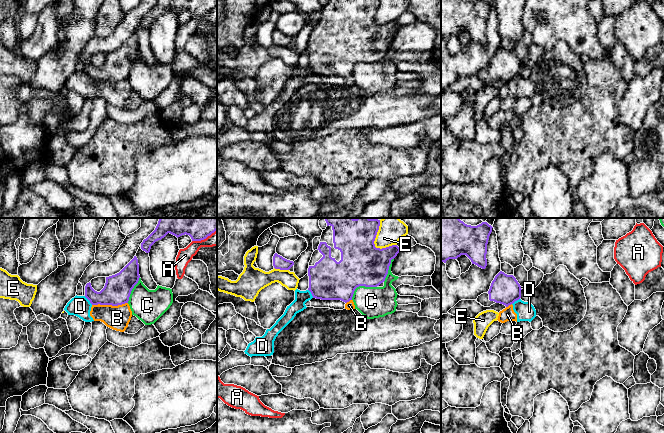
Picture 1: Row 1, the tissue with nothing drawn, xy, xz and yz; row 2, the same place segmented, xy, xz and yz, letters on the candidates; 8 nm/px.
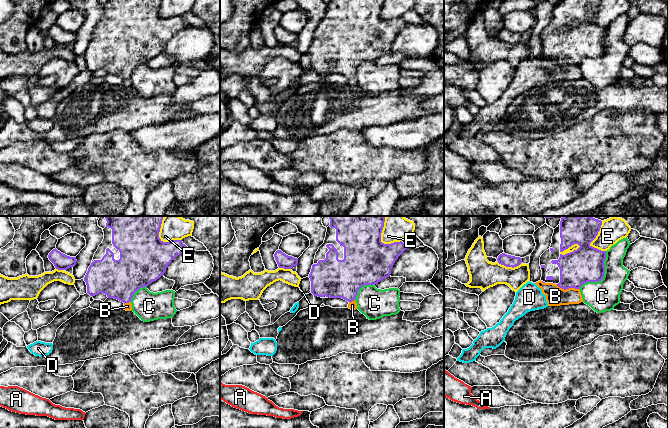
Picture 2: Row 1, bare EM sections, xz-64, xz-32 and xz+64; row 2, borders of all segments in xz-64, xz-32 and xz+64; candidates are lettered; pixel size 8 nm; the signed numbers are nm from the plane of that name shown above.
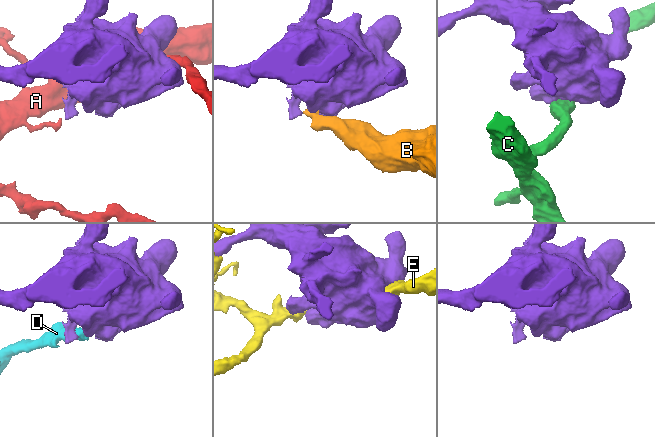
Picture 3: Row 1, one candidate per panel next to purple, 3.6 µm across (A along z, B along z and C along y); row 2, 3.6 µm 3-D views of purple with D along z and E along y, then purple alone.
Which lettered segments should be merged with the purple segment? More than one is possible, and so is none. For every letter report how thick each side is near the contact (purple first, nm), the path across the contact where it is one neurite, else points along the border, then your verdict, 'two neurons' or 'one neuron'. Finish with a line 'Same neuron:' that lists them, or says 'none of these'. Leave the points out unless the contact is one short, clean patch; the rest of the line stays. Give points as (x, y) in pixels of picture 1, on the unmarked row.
A: 140 nm thick on the purple side, 120 nm on the other; two neurons
B: 220 nm thick on the purple side, 190 nm on the other; two neurons
C: 360 nm thick on the purple side, 260 nm on the other; two neurons
D: 220 nm thick on the purple side, 170 nm on the other; border along xy (84, 72), (92, 80); two neurons
E: 360 nm thick on the purple side, 180 nm on the other; two neurons
Same neuron: none of these

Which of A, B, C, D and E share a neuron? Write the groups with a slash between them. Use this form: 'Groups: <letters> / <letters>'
Groups: A / B D / C / E

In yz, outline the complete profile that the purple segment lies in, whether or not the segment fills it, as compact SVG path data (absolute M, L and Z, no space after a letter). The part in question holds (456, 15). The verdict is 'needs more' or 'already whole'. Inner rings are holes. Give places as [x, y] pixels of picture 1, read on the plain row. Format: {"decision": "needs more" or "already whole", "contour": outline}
{"decision": "already whole", "contour": "M441 0L441 38L466 31L472 40L485 45L492 4L489 0Z"}

